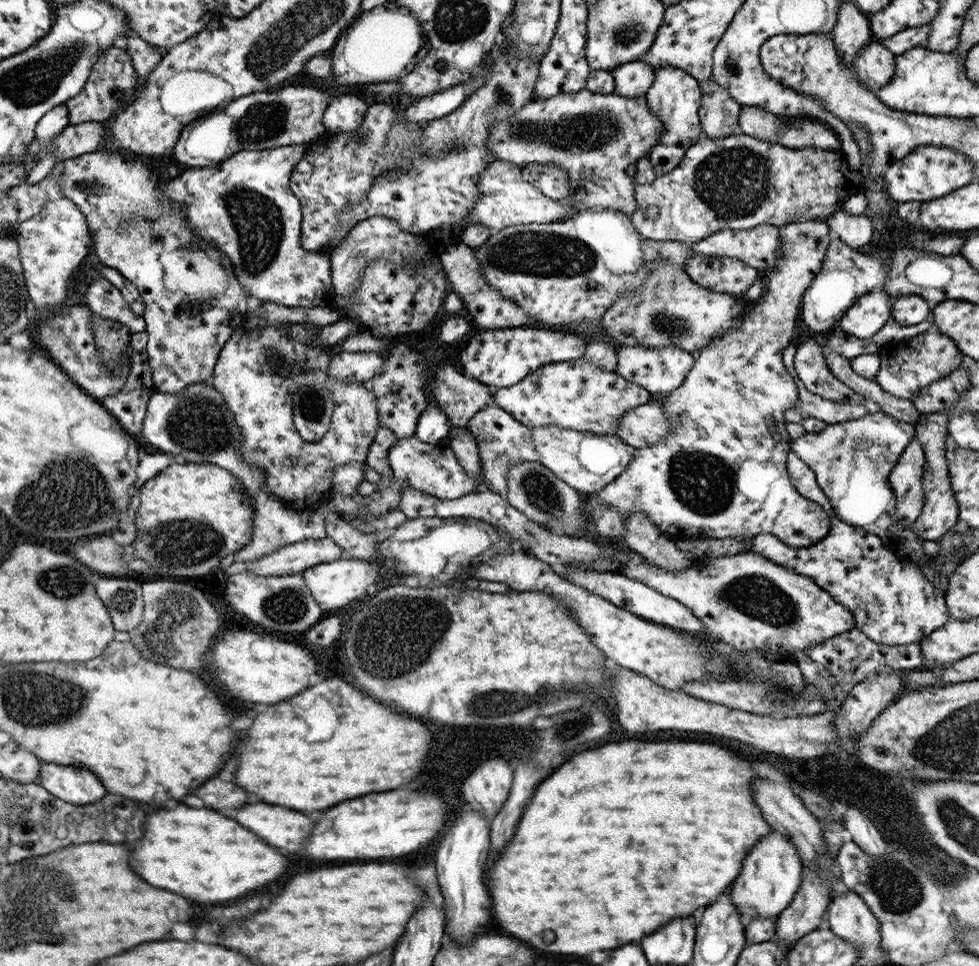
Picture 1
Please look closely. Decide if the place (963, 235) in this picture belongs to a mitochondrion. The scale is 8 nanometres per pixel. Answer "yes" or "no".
no

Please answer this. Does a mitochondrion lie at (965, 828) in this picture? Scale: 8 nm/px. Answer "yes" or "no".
yes

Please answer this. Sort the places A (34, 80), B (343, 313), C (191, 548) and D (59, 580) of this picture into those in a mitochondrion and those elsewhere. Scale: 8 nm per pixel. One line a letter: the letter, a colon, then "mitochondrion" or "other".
A: mitochondrion
B: other
C: mitochondrion
D: mitochondrion

